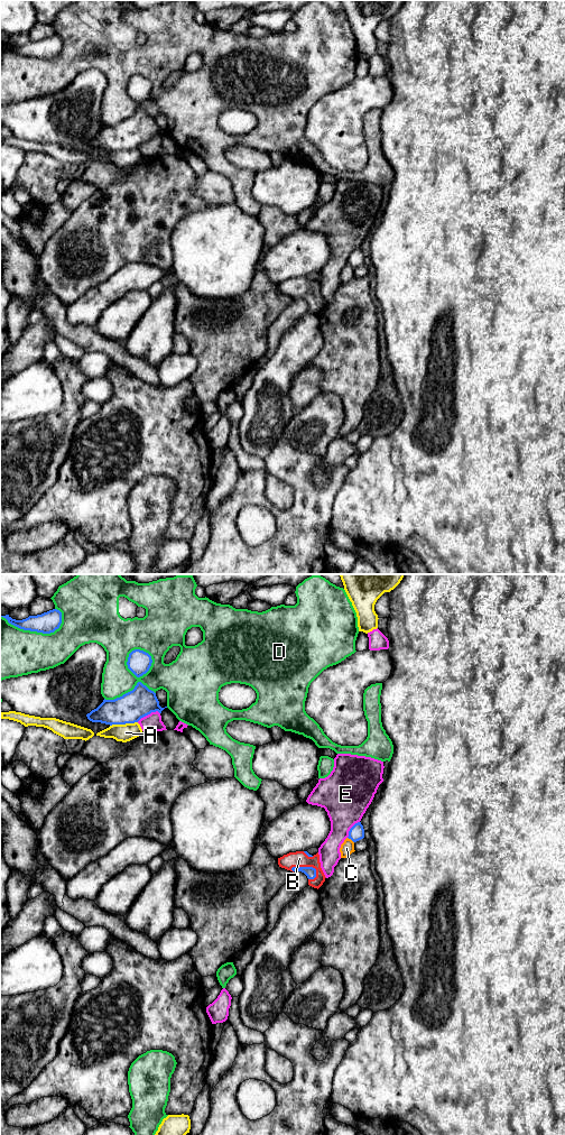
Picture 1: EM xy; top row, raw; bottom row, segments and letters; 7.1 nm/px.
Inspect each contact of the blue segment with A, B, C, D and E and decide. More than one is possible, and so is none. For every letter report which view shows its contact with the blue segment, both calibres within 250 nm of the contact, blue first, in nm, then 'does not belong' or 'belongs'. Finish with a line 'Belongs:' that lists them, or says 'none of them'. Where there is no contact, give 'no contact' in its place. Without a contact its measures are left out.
A: xy | 220/130 nm | does not belong
B: xy | 80/110 nm | belongs
C: xy | 110/100 nm | does not belong
D: xy | 150/400 nm | does not belong
E: xy | 220/130 nm | does not belong
Belongs: B

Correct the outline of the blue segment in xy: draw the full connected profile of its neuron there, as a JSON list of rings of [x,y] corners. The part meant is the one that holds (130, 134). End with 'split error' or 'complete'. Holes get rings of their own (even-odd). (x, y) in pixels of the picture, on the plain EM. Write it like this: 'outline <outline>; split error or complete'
outline [[[141,108],[135,114],[114,126],[103,126],[103,128],[90,139],[87,145],[92,148],[105,150],[126,150],[138,148],[141,144],[151,138],[161,137],[165,133],[159,131],[156,119],[149,116]]]; complete

